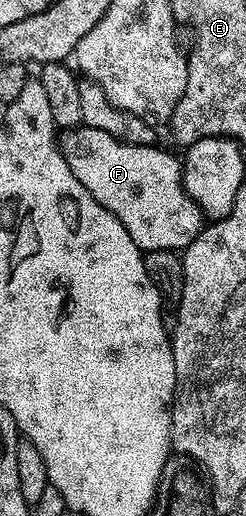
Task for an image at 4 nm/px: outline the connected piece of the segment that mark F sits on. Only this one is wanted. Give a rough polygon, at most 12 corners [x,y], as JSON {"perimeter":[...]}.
{"perimeter":[[94,127],[60,132],[71,173],[147,251],[203,229],[182,160]]}

